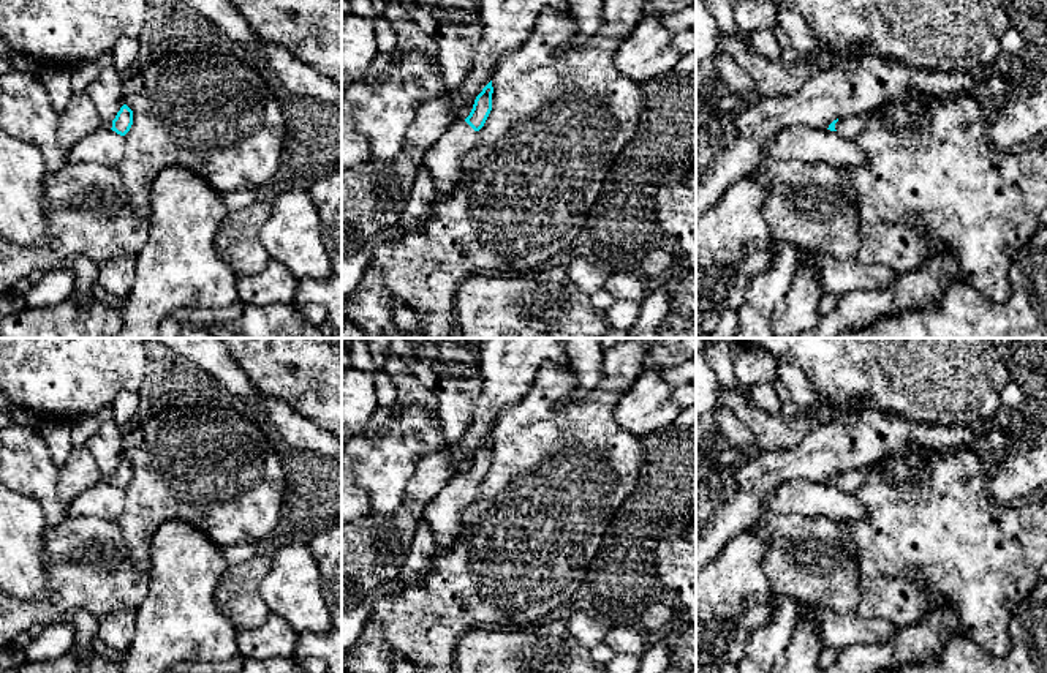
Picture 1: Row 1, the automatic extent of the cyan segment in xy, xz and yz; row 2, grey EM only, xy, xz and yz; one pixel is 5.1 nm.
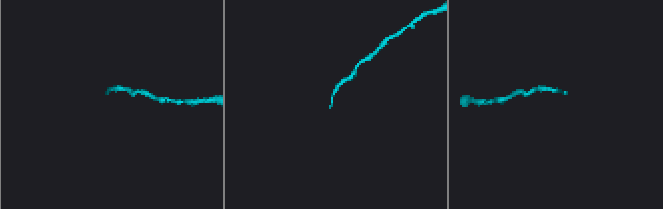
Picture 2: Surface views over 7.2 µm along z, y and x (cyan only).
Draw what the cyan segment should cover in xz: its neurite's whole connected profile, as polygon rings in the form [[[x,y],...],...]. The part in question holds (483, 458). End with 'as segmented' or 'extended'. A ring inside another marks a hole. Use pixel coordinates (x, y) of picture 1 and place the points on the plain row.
[[[492,434],[476,450],[470,469],[449,482],[424,509],[422,518],[435,536],[437,550],[448,548],[460,534],[460,521],[492,464]]] | extended

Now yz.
[[[870,468],[864,471],[840,471],[833,474],[827,483],[837,485],[843,491],[852,494],[864,485],[870,474],[871,474]]] | extended

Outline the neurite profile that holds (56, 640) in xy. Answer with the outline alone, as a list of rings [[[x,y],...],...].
[[[63,622],[47,624],[25,648],[25,660],[46,662],[70,654],[73,640],[73,626]]]

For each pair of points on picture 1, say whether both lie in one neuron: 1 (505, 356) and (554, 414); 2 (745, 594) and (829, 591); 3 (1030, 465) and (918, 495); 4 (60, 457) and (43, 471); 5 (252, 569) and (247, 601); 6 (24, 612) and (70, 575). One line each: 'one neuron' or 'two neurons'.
1: two neurons
2: two neurons
3: two neurons
4: two neurons
5: one neuron
6: one neuron

